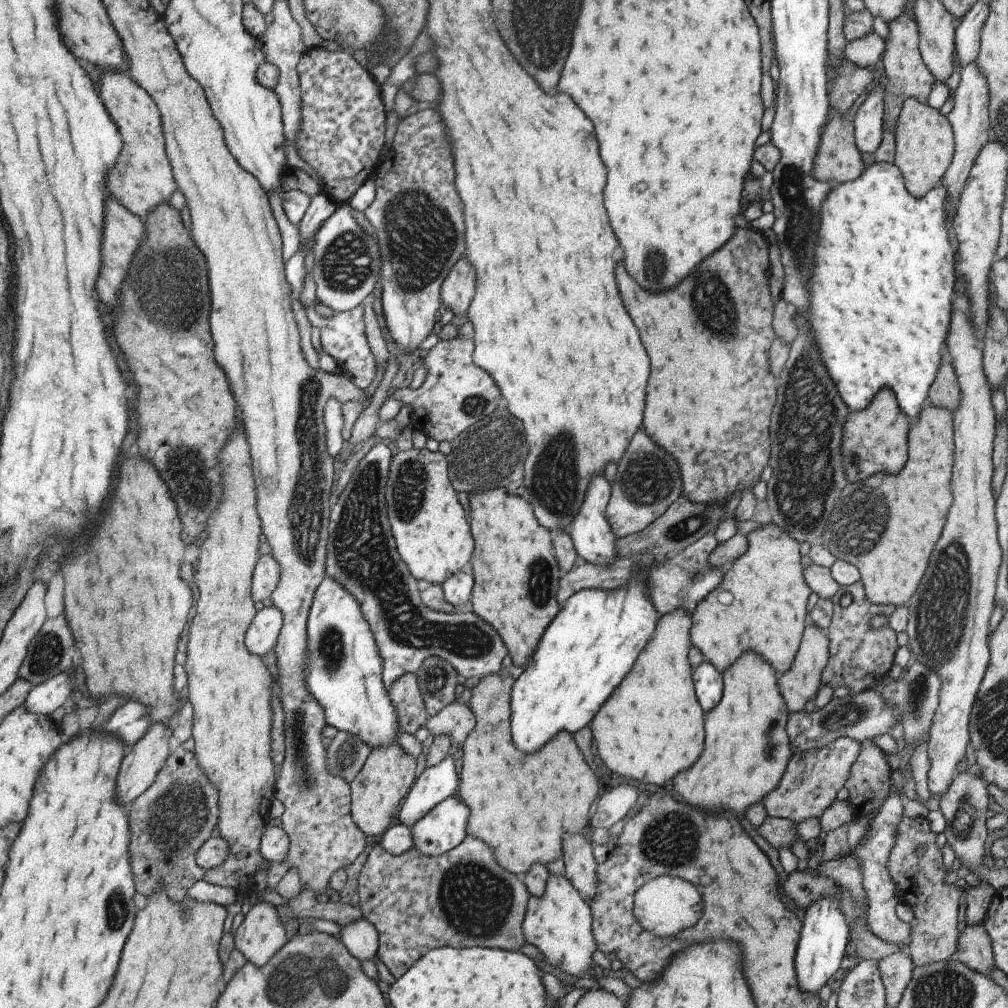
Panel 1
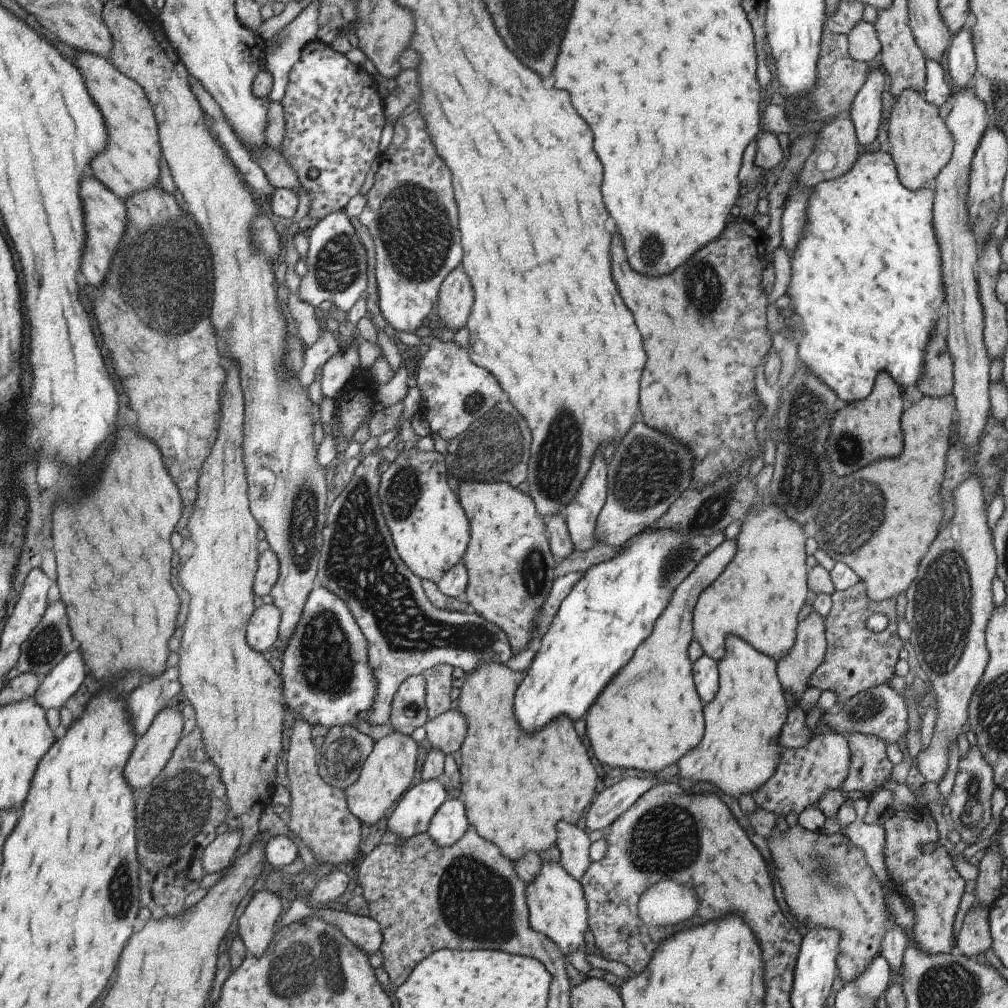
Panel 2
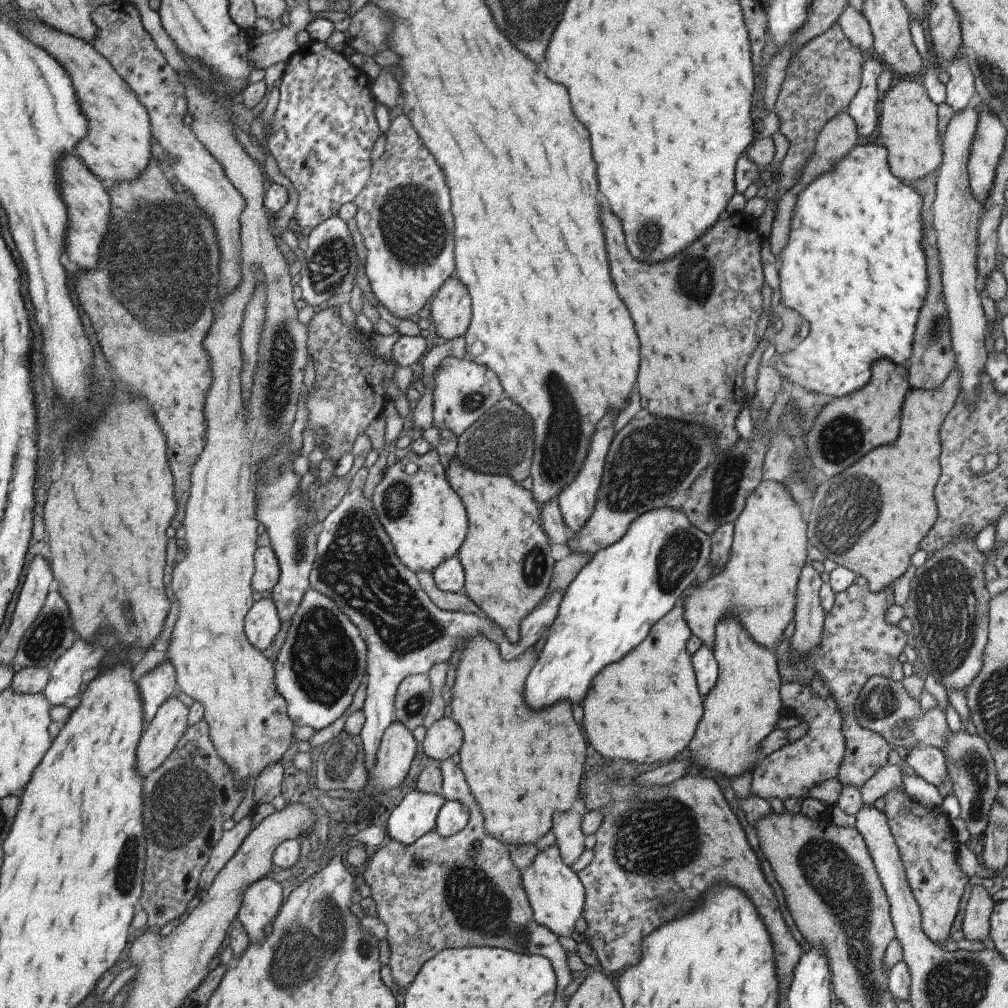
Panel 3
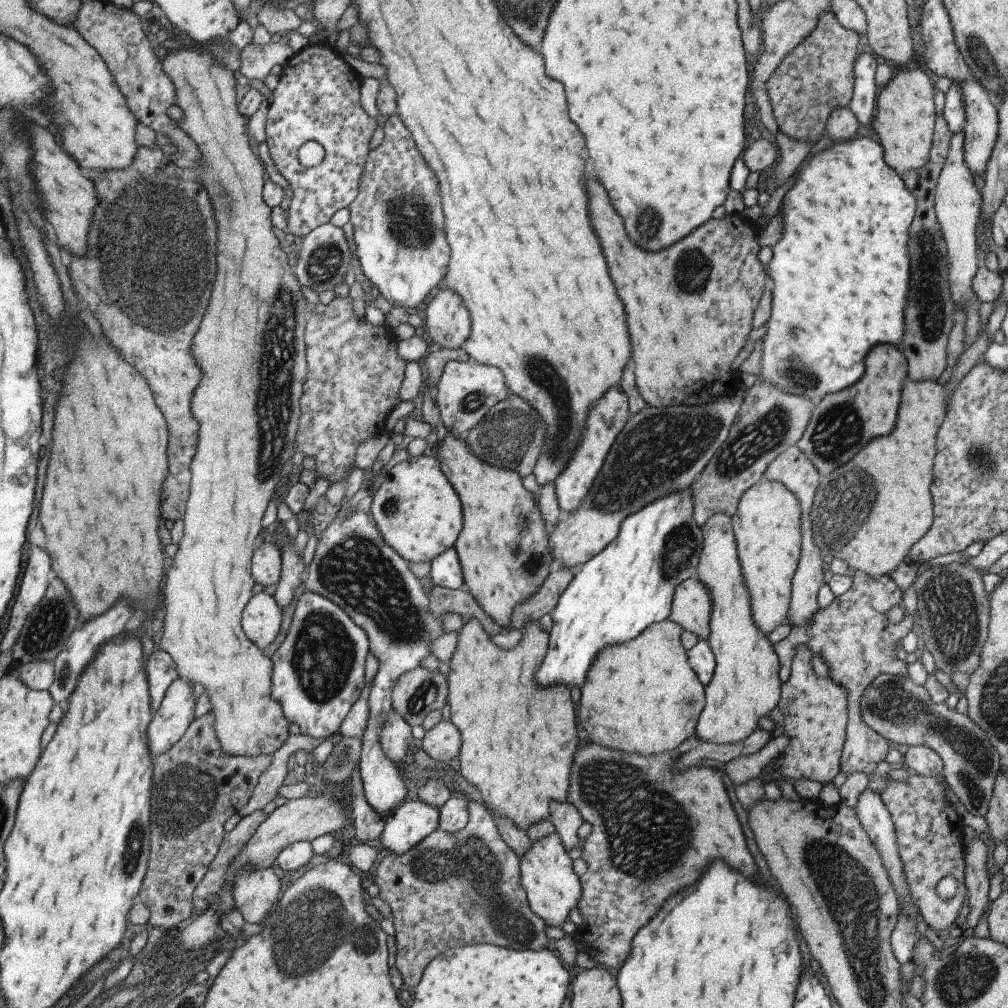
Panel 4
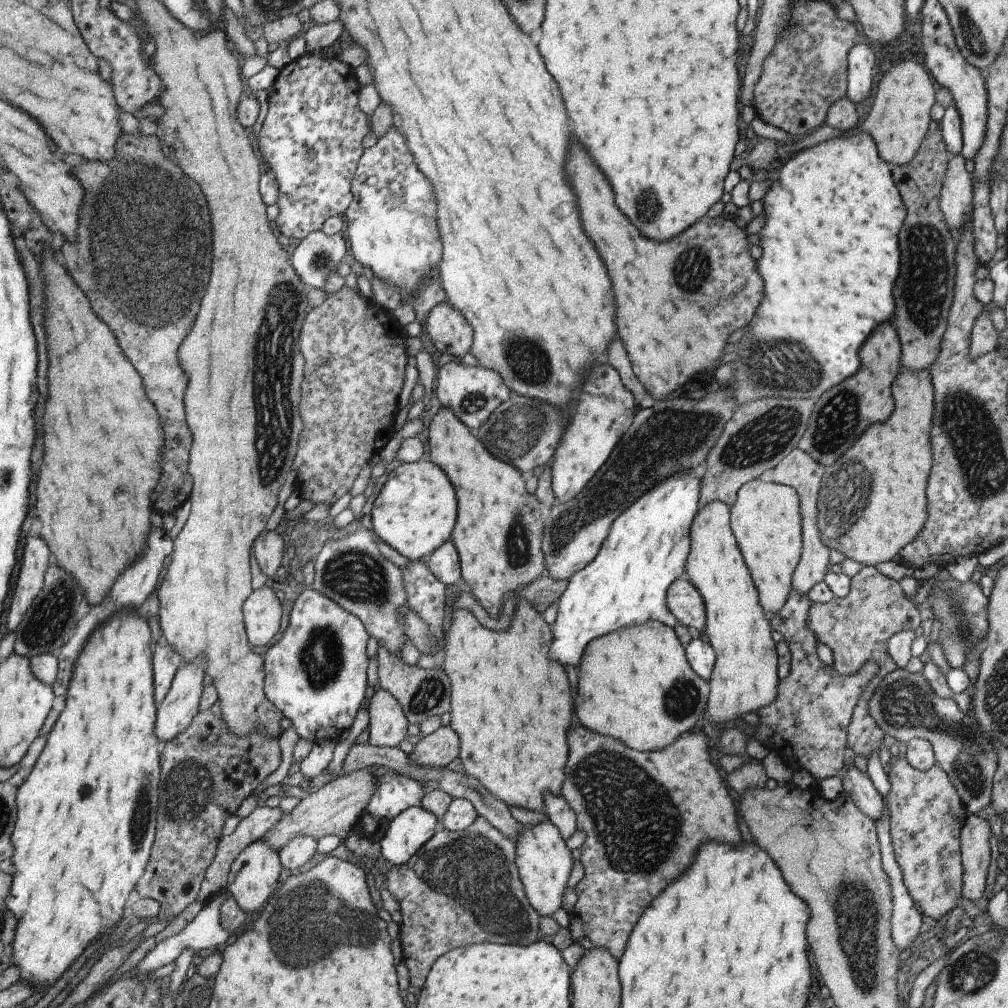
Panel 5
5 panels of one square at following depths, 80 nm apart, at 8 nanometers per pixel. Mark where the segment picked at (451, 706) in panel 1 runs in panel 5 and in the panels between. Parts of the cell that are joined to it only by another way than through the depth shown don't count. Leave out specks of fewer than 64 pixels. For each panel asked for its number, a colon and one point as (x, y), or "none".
2: (445, 733)
3: (443, 738)
4: (442, 742)
5: (436, 750)

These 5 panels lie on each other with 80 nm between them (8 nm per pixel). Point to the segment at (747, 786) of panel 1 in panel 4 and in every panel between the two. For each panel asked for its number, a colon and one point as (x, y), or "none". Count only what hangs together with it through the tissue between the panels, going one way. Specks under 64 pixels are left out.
2: (738, 750)
3: (741, 708)
4: (744, 685)

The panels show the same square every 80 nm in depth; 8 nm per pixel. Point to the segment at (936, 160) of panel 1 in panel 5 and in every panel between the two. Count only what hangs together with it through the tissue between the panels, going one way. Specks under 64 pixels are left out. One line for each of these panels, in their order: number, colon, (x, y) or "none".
2: (919, 143)
3: (907, 121)
4: (904, 116)
5: (901, 111)

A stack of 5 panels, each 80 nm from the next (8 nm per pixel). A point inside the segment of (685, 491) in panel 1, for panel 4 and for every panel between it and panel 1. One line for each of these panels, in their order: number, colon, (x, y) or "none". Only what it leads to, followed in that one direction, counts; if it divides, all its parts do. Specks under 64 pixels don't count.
2: (697, 384)
3: (680, 309)
4: (679, 336)

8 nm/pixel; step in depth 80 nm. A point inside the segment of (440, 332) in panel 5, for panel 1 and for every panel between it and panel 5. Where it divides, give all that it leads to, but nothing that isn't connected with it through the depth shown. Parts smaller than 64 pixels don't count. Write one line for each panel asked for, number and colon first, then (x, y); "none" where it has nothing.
1: (456, 290)
2: (453, 301)
3: (448, 310)
4: (447, 322)

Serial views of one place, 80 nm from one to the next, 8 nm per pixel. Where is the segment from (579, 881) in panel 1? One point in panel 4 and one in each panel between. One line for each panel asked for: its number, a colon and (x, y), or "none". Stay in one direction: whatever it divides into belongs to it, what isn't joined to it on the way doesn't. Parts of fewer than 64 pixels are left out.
2: (572, 842)
3: (566, 826)
4: (564, 817)

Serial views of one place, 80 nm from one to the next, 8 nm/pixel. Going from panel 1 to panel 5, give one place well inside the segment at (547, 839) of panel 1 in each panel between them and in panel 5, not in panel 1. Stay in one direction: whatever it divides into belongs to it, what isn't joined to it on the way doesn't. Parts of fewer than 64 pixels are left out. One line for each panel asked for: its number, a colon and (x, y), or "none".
2: (515, 787)
3: (521, 767)
4: (517, 740)
5: (515, 748)

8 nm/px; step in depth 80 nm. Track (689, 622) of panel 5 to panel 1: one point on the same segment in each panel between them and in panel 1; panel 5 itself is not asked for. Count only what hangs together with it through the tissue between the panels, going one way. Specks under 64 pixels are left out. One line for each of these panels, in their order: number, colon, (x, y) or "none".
1: (759, 604)
2: (757, 596)
3: (756, 585)
4: (690, 607)

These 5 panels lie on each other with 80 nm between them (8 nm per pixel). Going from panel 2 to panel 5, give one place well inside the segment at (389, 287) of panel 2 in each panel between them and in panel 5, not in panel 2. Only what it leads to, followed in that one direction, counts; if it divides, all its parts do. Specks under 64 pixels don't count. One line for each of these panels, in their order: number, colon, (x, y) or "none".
3: (402, 213)
4: (395, 216)
5: (390, 220)

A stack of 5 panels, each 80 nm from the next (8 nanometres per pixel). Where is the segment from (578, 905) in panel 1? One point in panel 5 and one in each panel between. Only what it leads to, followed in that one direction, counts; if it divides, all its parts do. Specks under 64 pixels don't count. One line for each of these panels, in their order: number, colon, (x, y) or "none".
2: (556, 905)
3: (554, 892)
4: (545, 874)
5: (543, 861)

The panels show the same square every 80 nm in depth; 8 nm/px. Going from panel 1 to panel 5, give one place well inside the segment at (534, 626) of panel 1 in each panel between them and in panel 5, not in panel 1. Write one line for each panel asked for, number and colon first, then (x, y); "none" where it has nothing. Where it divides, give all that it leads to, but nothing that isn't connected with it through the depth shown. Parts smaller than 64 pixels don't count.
2: (510, 568)
3: (505, 555)
4: (501, 545)
5: (497, 533)

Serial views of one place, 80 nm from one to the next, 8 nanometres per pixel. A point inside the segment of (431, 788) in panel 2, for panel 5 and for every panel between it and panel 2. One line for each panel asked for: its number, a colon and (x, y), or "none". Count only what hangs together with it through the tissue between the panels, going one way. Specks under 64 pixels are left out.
3: (415, 814)
4: (412, 820)
5: (409, 830)

